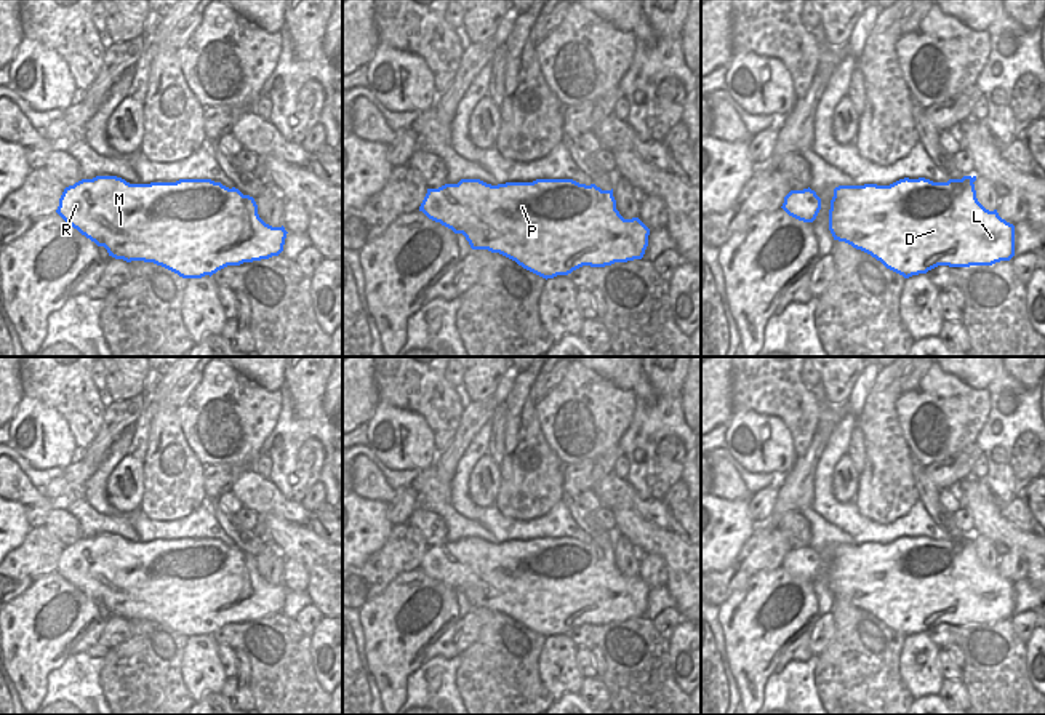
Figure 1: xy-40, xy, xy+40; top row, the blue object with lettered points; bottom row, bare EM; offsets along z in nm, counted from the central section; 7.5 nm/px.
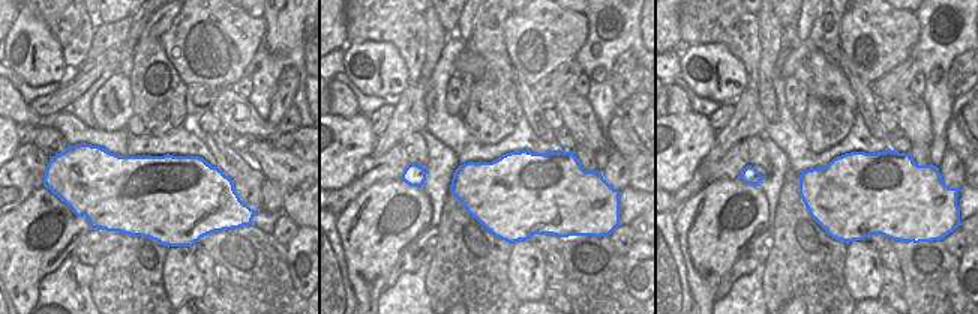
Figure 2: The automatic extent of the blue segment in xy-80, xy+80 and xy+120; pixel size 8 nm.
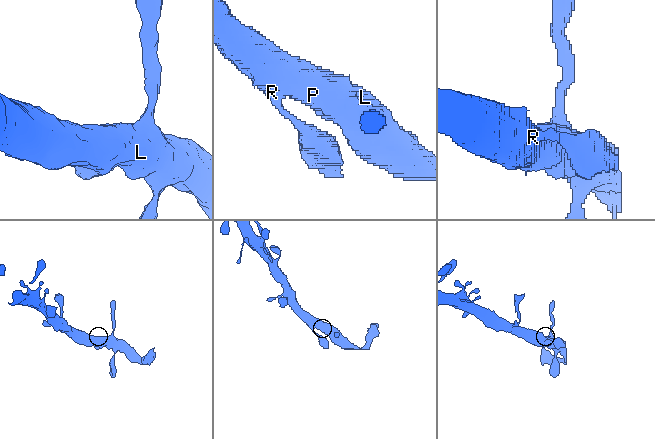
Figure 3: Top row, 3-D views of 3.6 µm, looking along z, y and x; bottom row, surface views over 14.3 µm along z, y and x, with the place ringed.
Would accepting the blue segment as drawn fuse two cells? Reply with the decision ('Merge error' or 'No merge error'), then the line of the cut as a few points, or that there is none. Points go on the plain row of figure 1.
No merge error. No split

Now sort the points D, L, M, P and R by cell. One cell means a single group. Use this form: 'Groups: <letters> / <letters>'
Groups: D L M P R

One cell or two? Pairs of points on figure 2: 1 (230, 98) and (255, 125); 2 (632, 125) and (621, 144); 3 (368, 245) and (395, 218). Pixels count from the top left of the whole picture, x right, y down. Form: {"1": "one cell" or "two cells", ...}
{"1": "one cell", "2": "two cells", "3": "one cell"}

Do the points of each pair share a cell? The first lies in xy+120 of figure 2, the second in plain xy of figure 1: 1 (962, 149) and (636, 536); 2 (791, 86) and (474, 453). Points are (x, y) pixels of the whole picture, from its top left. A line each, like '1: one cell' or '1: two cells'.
1: two cells
2: two cells

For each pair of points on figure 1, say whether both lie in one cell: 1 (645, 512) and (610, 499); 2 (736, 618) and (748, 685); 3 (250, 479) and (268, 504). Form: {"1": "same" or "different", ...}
{"1": "same", "2": "same", "3": "same"}

